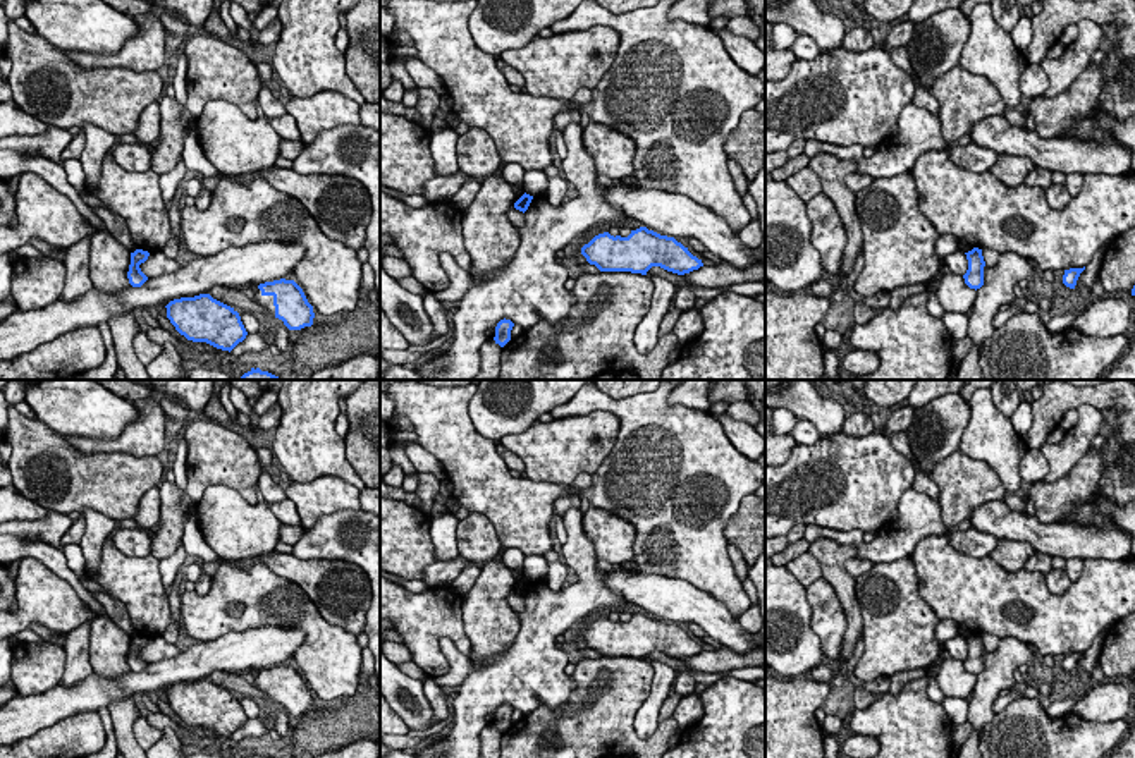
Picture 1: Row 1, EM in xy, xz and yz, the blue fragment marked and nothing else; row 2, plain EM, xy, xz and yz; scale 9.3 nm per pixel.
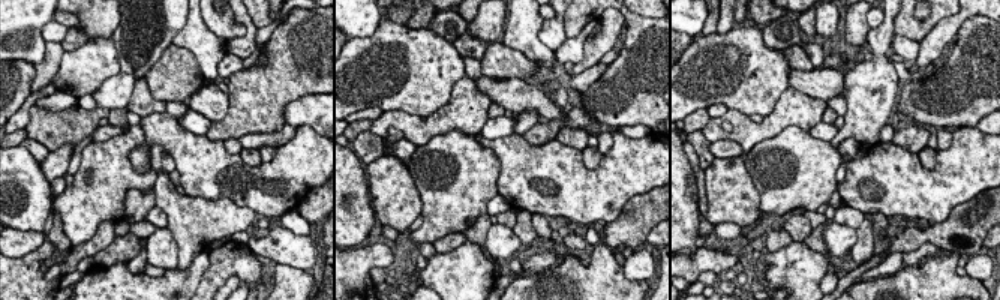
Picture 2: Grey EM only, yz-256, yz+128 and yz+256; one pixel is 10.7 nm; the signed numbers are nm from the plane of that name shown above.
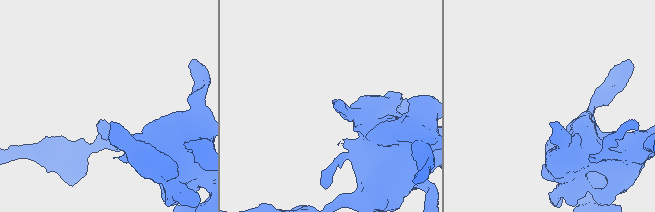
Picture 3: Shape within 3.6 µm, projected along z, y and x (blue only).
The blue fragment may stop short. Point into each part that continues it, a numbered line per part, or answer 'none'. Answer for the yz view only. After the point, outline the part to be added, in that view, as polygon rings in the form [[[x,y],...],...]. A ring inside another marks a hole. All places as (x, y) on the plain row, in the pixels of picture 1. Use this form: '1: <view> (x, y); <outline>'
none

